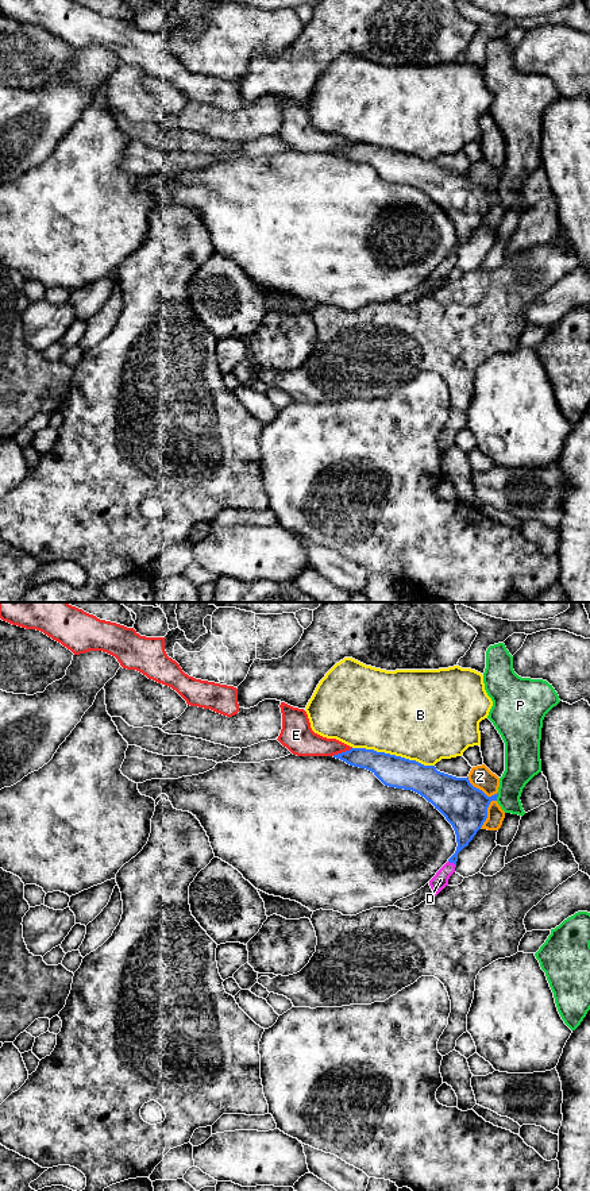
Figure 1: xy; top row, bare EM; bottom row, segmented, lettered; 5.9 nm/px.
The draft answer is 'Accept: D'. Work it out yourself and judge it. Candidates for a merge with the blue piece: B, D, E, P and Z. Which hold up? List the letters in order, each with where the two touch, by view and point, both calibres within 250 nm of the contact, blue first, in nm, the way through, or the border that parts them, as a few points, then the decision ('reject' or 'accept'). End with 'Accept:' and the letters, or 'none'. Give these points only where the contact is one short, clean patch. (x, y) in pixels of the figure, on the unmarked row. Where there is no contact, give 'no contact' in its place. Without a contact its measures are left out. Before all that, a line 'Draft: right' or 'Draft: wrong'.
Draft: right
B: xy (393, 150) | 190/500 nm | reject
D: xy (452, 257) | 170/90 nm | across xy (466, 218), (461, 242), (452, 257), (440, 274) | accept
E: xy (342, 147) | 140/180 nm | reject
P: xy (497, 191) | 260/200 nm | along xy (498, 188), (496, 195) | reject
Z: xy (481, 185) | 260/140 nm | reject
Accept: D

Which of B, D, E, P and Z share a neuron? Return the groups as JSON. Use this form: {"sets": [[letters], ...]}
{"sets": [["B"], ["D"], ["E"], ["P"], ["Z"]]}

